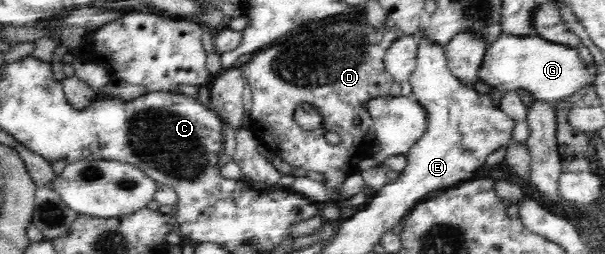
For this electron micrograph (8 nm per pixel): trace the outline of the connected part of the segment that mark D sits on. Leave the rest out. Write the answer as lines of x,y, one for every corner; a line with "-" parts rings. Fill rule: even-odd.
365,16
339,17
332,20
327,20
323,23
314,24
307,26
306,28
299,29
294,34
295,36
291,34
284,40
277,42
275,46
271,46
271,48
267,48
267,50
257,53
253,56
253,59
250,62
244,64
245,77
247,78
247,83
249,83
249,86
251,87
252,93
252,110
250,112
251,124
255,124
255,129
259,128
259,130
254,130
254,135
257,137
259,142
266,146
268,152
271,152
274,156
280,156
282,160
287,162
287,164
290,164
293,168
305,168
307,172
321,172
321,174
325,177
325,182
323,183
325,184
325,187
335,191
345,183
345,180
348,177
351,177
355,173
361,172
358,168
359,163
363,159
372,156
372,147
376,141
374,121
371,117
369,117
369,111
365,111
365,106
372,101
372,98
390,95
391,86
394,83
394,79
391,77
391,74
387,72
384,59
389,46
391,46
393,42
396,42
401,35
393,22
387,21
382,28
375,29
375,27
371,26
371,24
367,21
-
305,104
315,107
315,109
321,113
321,117
323,117
323,128
319,128
319,130
302,130
301,126
297,124
294,118
296,109
-
355,118
359,118
361,121
359,122
358,127
353,124
-
327,132
337,132
341,138
341,141
338,144
330,144
324,137

